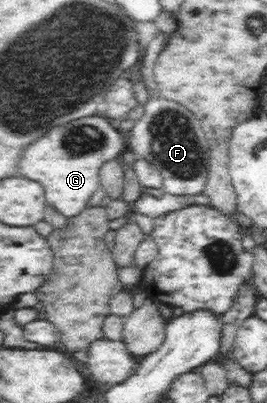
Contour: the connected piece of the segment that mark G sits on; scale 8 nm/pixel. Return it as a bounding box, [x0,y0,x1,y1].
[18,114,127,218]

